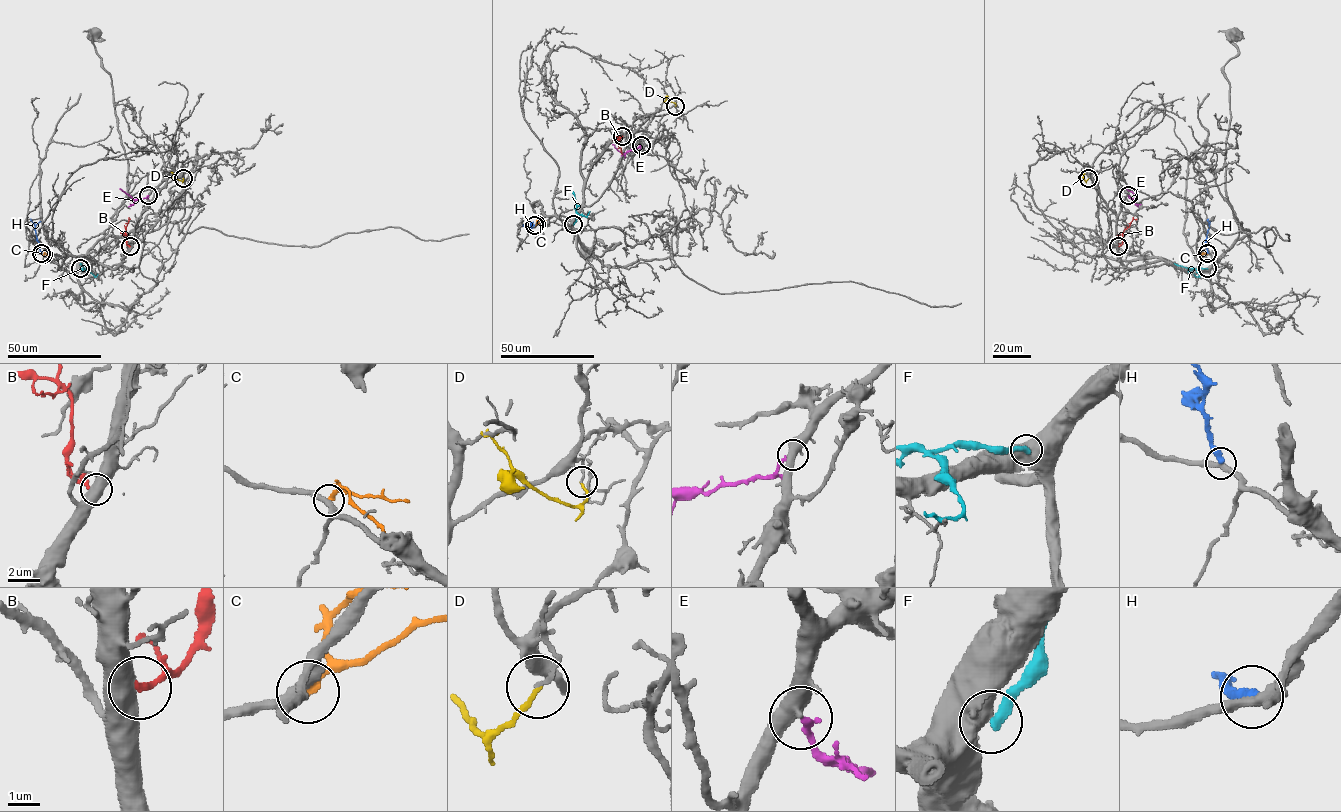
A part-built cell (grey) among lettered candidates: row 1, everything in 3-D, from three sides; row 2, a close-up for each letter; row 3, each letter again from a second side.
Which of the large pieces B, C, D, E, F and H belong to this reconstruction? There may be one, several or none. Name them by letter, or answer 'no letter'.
no letter

